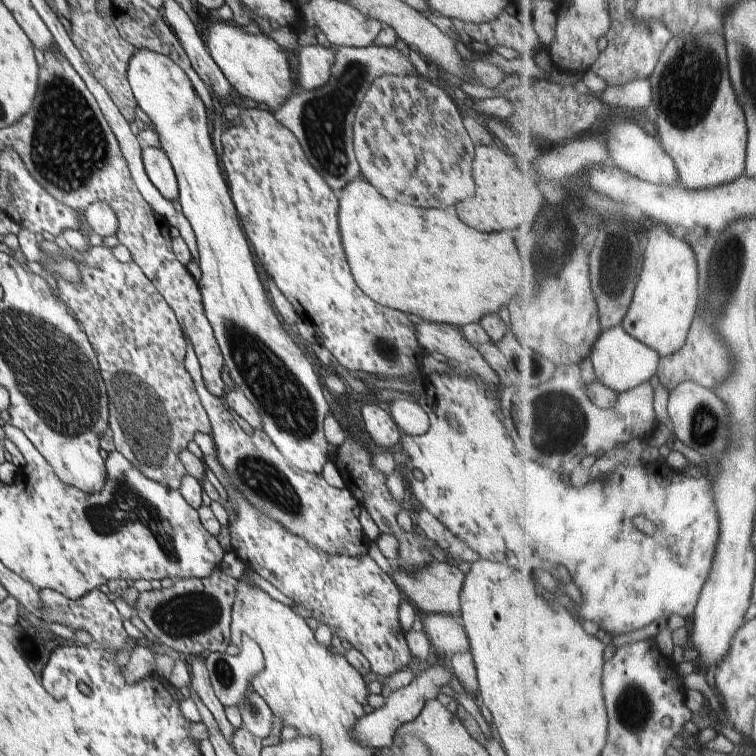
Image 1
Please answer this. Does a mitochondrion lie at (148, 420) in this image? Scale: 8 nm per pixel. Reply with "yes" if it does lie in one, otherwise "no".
yes

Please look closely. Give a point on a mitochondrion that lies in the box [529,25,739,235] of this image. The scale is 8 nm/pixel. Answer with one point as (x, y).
(692, 75)

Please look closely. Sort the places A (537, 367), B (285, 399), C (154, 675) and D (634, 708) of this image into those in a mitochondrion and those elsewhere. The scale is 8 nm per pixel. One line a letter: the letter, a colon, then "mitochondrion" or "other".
A: mitochondrion
B: mitochondrion
C: other
D: mitochondrion

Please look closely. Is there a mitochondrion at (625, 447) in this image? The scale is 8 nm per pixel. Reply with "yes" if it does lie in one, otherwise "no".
no

